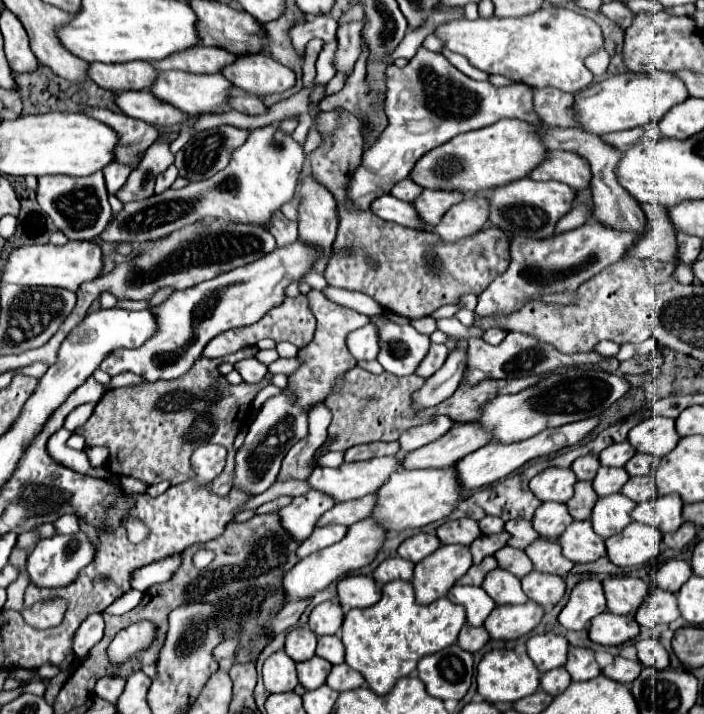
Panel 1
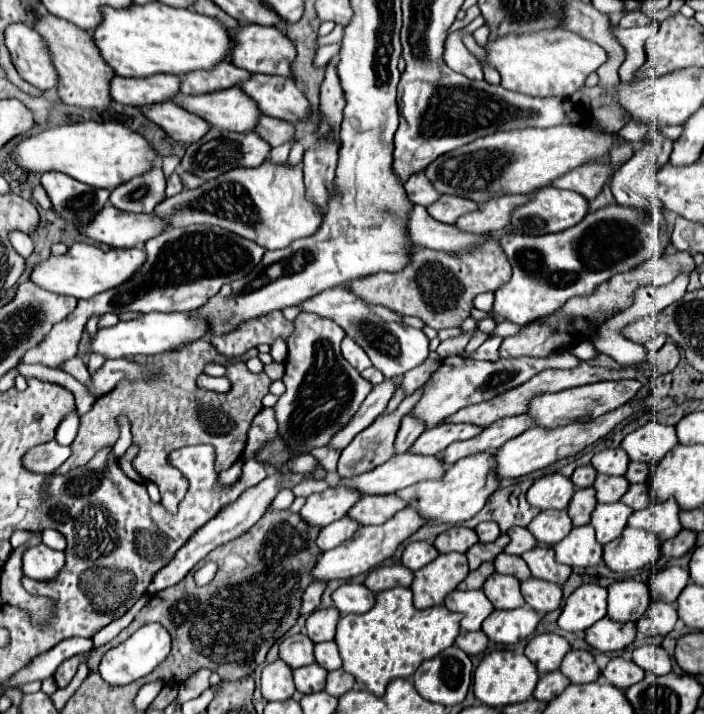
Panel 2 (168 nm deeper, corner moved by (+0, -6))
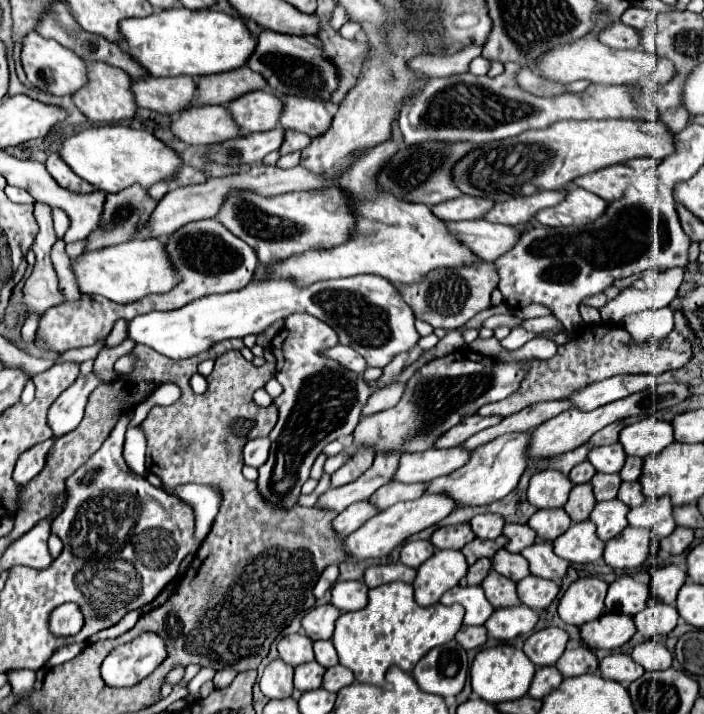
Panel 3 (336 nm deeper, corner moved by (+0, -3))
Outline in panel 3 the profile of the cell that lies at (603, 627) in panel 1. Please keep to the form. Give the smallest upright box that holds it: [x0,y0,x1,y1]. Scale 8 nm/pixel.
[581,614,637,648]

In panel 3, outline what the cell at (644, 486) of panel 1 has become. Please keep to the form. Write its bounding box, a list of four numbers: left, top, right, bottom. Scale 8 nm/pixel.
[617,482,645,506]

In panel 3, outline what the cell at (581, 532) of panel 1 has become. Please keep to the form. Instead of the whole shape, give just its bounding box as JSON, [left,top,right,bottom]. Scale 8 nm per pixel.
[553,520,603,564]

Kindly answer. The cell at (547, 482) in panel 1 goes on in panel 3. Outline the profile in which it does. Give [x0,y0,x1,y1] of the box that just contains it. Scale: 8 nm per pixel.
[527,470,573,508]

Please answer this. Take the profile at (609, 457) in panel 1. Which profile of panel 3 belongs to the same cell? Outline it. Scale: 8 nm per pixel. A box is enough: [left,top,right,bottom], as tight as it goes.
[587,444,627,472]

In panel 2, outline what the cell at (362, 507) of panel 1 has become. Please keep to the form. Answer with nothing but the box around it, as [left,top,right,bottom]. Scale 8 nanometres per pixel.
[349,495,407,525]

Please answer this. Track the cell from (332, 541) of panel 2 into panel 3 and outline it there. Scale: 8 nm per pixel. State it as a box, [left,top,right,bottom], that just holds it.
[333,502,377,538]

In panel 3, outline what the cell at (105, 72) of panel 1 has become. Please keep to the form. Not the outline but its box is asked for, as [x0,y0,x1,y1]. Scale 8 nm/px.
[131,76,195,116]

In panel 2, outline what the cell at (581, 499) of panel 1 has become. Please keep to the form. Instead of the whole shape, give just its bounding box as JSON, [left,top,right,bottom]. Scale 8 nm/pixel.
[567,487,597,527]

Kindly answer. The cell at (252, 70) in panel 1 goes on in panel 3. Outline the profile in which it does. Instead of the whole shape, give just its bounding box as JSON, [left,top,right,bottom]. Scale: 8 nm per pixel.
[281,96,331,138]

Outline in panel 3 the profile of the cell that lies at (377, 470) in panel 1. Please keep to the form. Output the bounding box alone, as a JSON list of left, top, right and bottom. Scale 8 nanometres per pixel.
[393,446,469,484]

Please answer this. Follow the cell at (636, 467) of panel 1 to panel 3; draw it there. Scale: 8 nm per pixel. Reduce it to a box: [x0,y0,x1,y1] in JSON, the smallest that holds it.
[619,456,643,482]

